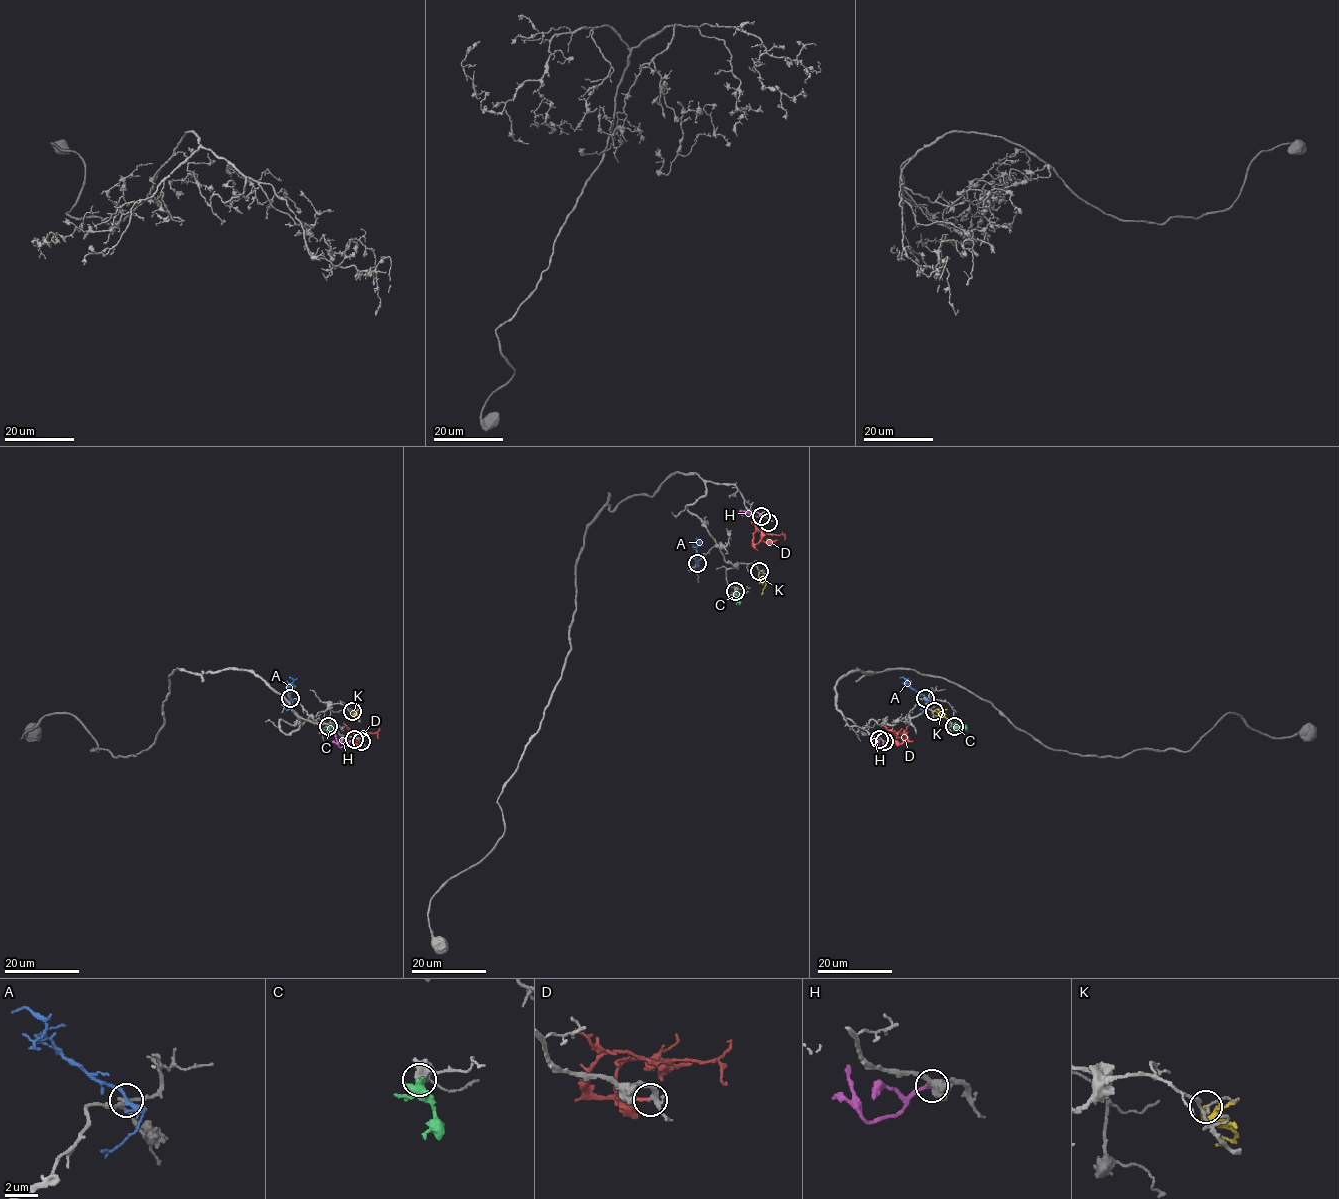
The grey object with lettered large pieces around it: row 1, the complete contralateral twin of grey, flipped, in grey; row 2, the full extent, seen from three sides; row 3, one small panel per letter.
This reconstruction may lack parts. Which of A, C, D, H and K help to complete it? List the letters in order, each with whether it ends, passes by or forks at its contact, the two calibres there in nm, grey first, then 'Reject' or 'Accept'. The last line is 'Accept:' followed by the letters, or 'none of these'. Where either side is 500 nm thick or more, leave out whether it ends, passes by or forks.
A: It forks there. Thickness 220 nm (grey) against 200 nm. Reject
C: It forks there. Thickness 340 nm (grey) against 320 nm. Reject
D: It ends there. Thickness 240 nm (grey) against 200 nm. Accept
H: It ends there. Thickness 400 nm (grey) against 300 nm. Reject
K: It ends there. Thickness 120 nm (grey) against 190 nm. Reject
Accept: D

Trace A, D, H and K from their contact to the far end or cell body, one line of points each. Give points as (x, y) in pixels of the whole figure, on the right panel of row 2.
A: (925, 697), (906, 680), (900, 678)
D: (885, 741), (902, 743), (906, 740), (893, 731), (902, 738)
H: (879, 739), (874, 747), (879, 735)
K: (934, 710), (957, 720)

